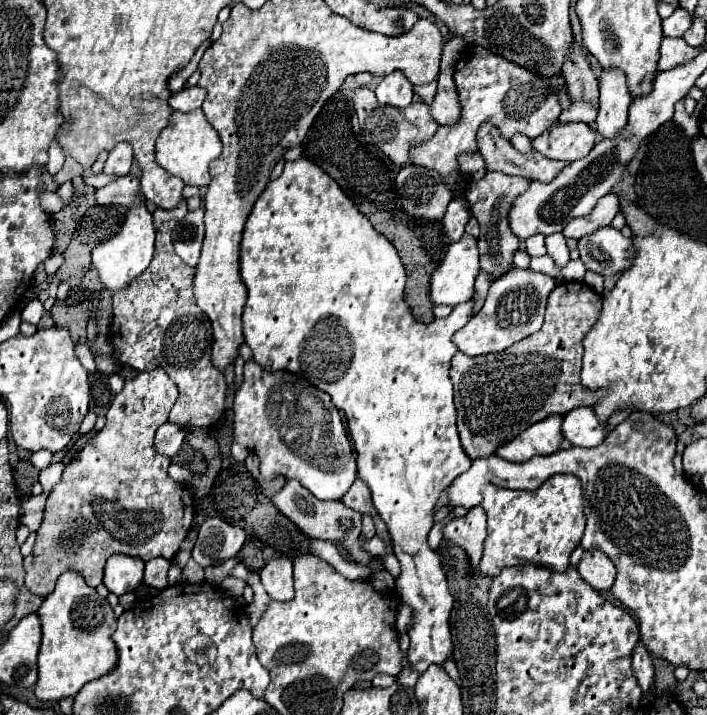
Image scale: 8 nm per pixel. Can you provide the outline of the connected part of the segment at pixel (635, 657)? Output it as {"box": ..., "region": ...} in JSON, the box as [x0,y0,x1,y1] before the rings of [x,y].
{"box":[632,643,654,691],"region":[[[638,643],[632,653],[632,667],[634,667],[634,675],[638,677],[642,691],[648,691],[650,685],[654,683],[654,663],[642,643]]]}

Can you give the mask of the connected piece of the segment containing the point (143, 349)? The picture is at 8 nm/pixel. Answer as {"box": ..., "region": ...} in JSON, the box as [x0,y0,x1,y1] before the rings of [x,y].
{"box":[110,199,228,427],"region":[[[182,199],[176,209],[154,211],[154,259],[126,291],[118,291],[118,295],[114,295],[110,341],[114,345],[114,357],[120,363],[126,363],[136,371],[150,371],[162,365],[168,377],[178,385],[180,395],[170,411],[170,423],[178,423],[182,427],[212,427],[224,413],[228,385],[224,375],[210,363],[210,323],[204,321],[204,315],[192,295],[194,269],[186,265],[172,247],[172,229],[186,213],[186,199]]]}

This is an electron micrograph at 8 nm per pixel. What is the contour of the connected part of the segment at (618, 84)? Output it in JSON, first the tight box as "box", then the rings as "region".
{"box":[596,71,632,137],"region":[[[602,71],[600,81],[600,113],[596,119],[596,129],[602,137],[614,137],[626,127],[628,107],[632,95],[626,87],[626,77],[622,71]]]}

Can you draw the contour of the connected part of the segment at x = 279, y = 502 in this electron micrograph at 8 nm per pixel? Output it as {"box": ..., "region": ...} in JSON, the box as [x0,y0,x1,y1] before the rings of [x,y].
{"box":[272,479,374,565],"region":[[[290,479],[272,497],[272,503],[310,539],[320,539],[320,541],[330,541],[334,545],[342,545],[358,565],[370,565],[374,561],[374,555],[366,553],[358,543],[360,527],[362,527],[360,513],[348,509],[346,505],[342,505],[342,501],[320,501],[314,495],[310,495],[310,491],[306,491],[298,481]]]}

